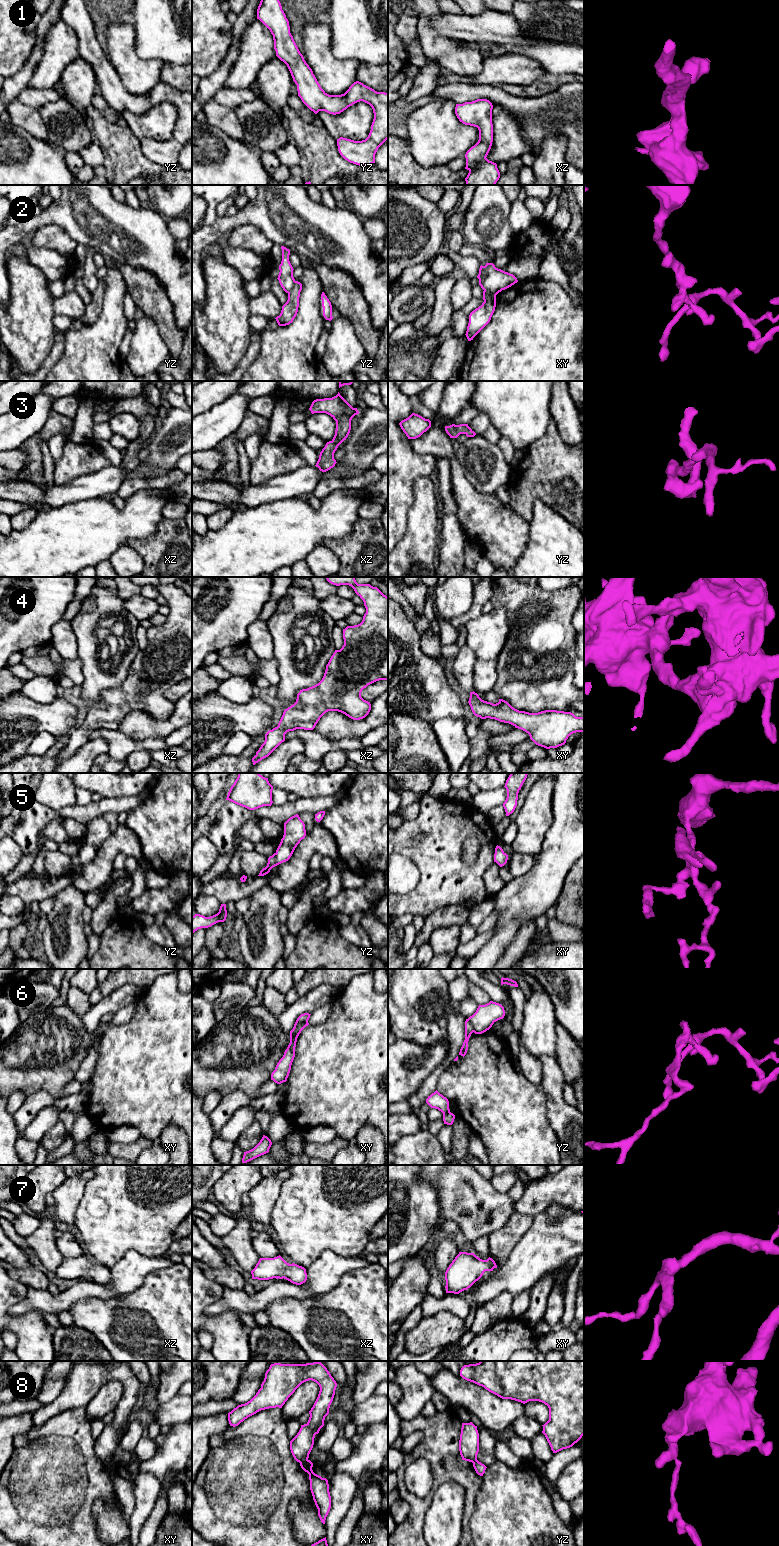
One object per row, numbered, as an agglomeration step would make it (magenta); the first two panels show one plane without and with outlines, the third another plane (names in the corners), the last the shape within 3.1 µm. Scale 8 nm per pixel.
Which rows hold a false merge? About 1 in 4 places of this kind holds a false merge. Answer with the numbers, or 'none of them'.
2, 6, 8

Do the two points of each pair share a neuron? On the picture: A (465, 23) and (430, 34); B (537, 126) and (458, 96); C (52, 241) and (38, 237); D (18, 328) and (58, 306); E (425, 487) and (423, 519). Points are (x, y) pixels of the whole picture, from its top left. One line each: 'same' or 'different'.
A: different
B: same
C: same
D: different
E: same

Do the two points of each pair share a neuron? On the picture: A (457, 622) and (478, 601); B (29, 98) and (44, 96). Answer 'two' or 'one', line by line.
A: one
B: one

